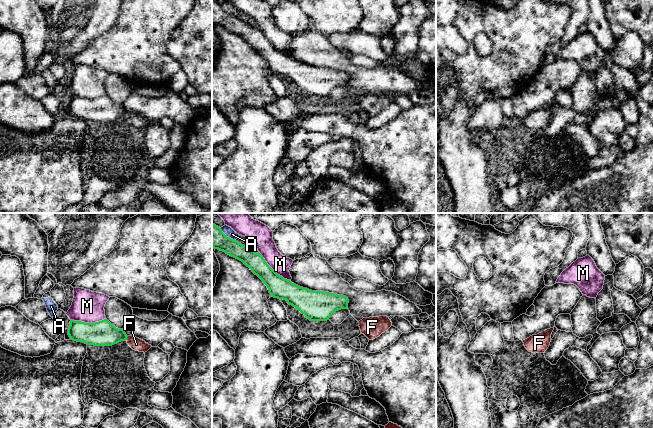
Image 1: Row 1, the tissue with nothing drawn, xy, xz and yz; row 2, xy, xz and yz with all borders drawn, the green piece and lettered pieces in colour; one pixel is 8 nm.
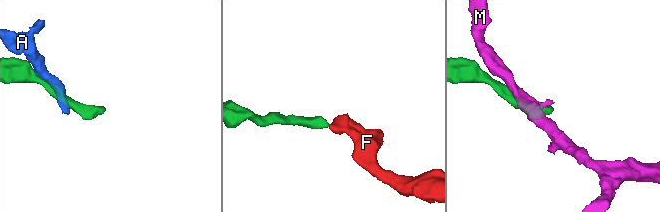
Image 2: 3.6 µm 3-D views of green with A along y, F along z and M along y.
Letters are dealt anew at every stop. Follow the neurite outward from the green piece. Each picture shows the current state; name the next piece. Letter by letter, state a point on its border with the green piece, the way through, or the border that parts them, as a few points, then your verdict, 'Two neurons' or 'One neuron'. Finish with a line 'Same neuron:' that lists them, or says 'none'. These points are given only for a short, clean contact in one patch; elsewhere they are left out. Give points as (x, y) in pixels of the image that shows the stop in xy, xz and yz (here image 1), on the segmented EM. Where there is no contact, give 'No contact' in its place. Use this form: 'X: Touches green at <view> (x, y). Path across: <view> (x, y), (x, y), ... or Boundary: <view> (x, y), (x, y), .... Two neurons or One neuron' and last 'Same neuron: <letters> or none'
A: Touches green at xz (226, 236). Two neurons
F: Touches green at xy (126, 338). Path across: xy (103, 333), (126, 338), (136, 344). One neuron
M: Touches green at xy (88, 323). Two neurons
Same neuron: F

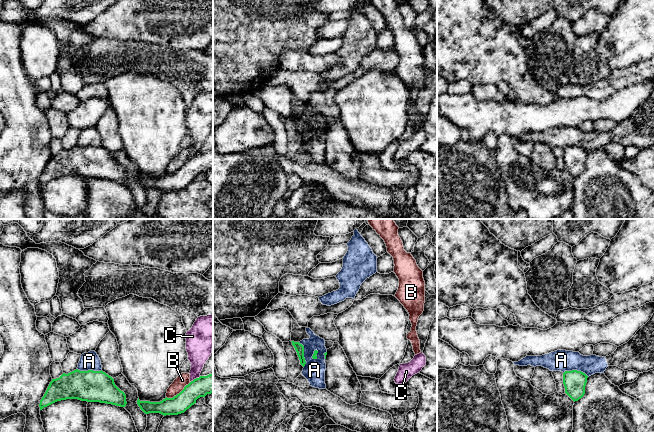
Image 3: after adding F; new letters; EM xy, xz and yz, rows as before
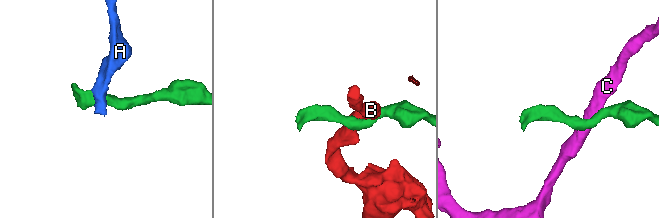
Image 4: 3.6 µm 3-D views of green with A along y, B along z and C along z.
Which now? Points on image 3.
A: Touches green at xz (303, 354). Boundary: xz (298, 342), (303, 346), (304, 366). Two neurons
B: Touches green at xy (179, 393). Two neurons
C: Touches green at xy (196, 378). Two neurons
Same neuron: none

